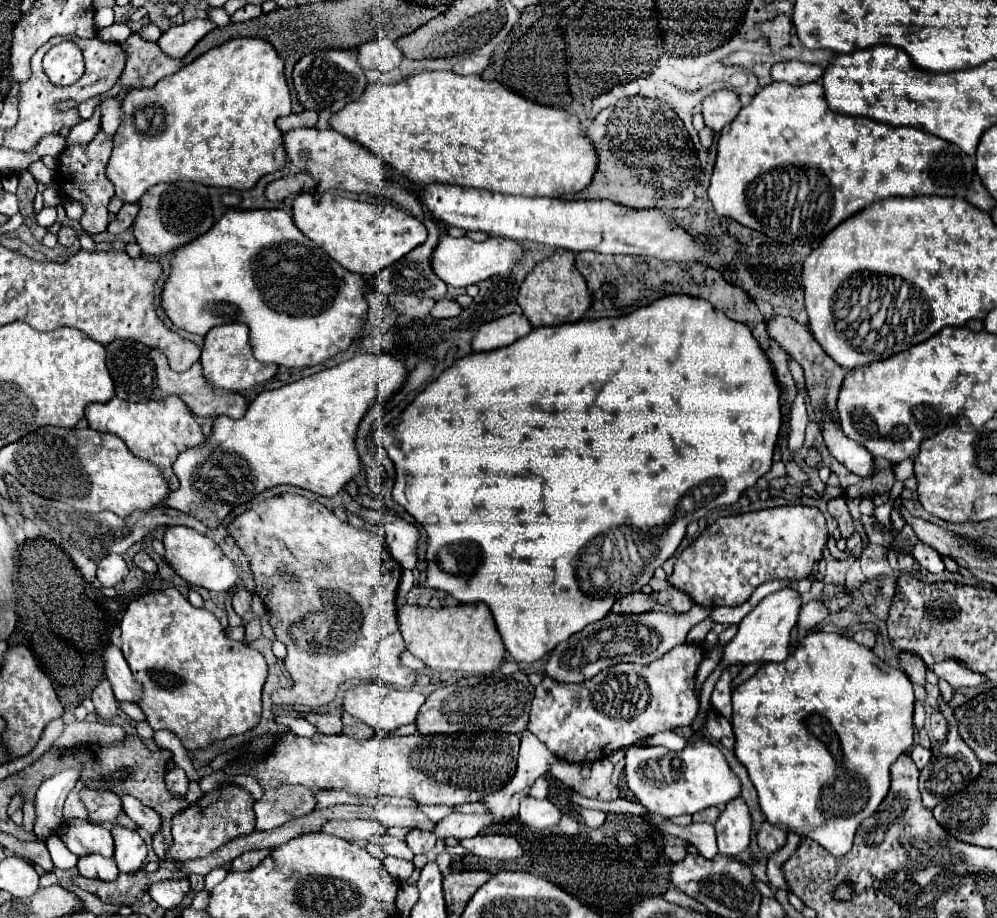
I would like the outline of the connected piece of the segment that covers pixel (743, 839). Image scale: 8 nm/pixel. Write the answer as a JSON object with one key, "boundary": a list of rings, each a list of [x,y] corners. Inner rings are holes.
{"boundary":[[[742,797],[732,799],[714,827],[716,827],[718,849],[722,855],[738,857],[740,853],[744,853],[750,845],[750,835],[752,835],[752,821],[744,799]]]}

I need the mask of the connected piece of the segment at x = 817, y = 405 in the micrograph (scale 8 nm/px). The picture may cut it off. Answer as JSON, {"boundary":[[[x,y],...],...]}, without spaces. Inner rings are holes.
{"boundary":[[[774,313],[772,317],[766,319],[766,331],[772,339],[776,339],[784,349],[786,353],[790,353],[804,369],[804,375],[806,375],[806,387],[808,387],[808,397],[810,397],[810,403],[814,407],[814,413],[816,413],[816,423],[822,431],[824,427],[824,413],[828,411],[832,421],[836,425],[840,425],[840,419],[838,419],[838,409],[836,409],[836,399],[838,399],[838,393],[840,393],[840,387],[842,387],[842,381],[844,381],[844,375],[846,371],[842,371],[836,363],[832,363],[830,357],[826,357],[826,353],[822,351],[822,347],[812,339],[810,331],[796,323],[794,319],[790,317],[782,317],[778,313]]]}

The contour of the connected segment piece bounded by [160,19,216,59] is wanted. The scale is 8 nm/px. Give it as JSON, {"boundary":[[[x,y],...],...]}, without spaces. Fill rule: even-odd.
{"boundary":[[[192,19],[188,23],[176,25],[172,29],[168,29],[162,37],[160,37],[160,49],[174,57],[174,59],[182,59],[186,57],[194,45],[214,29],[216,25],[210,19]]]}

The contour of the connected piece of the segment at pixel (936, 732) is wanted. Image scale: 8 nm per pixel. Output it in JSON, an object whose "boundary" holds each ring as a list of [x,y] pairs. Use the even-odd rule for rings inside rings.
{"boundary":[[[934,713],[930,717],[930,729],[932,729],[932,739],[942,741],[946,737],[946,733],[948,733],[948,723],[940,717],[940,713]]]}

